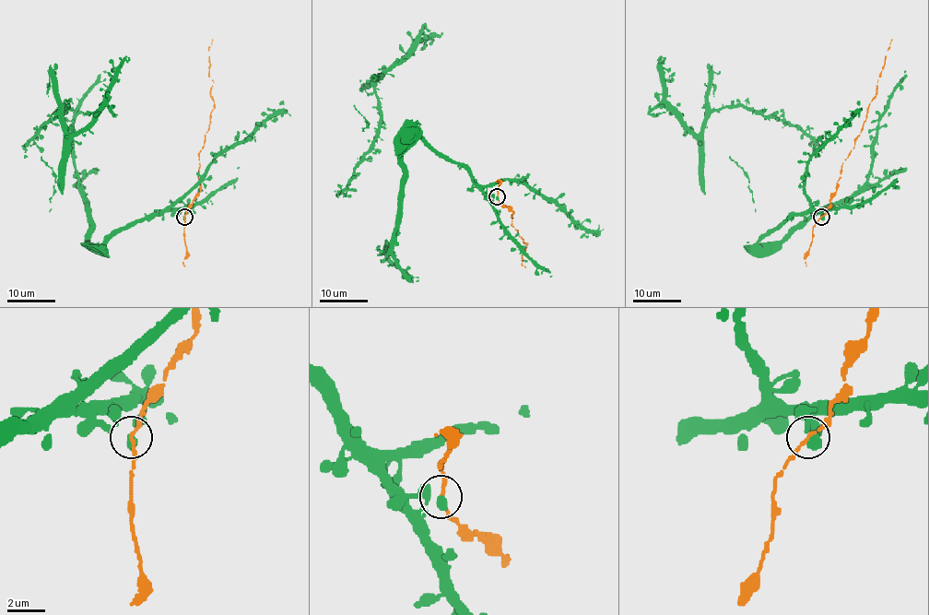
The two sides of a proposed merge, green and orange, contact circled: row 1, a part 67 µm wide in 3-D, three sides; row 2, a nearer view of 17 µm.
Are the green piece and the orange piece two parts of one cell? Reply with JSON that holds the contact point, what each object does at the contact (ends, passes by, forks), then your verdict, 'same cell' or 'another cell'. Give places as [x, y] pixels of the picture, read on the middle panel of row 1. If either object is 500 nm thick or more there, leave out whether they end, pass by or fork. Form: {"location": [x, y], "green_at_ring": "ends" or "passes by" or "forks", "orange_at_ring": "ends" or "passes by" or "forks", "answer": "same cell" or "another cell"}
{"location": [497, 196], "green_at_ring": "ends", "orange_at_ring": "passes by", "answer": "same cell"}

